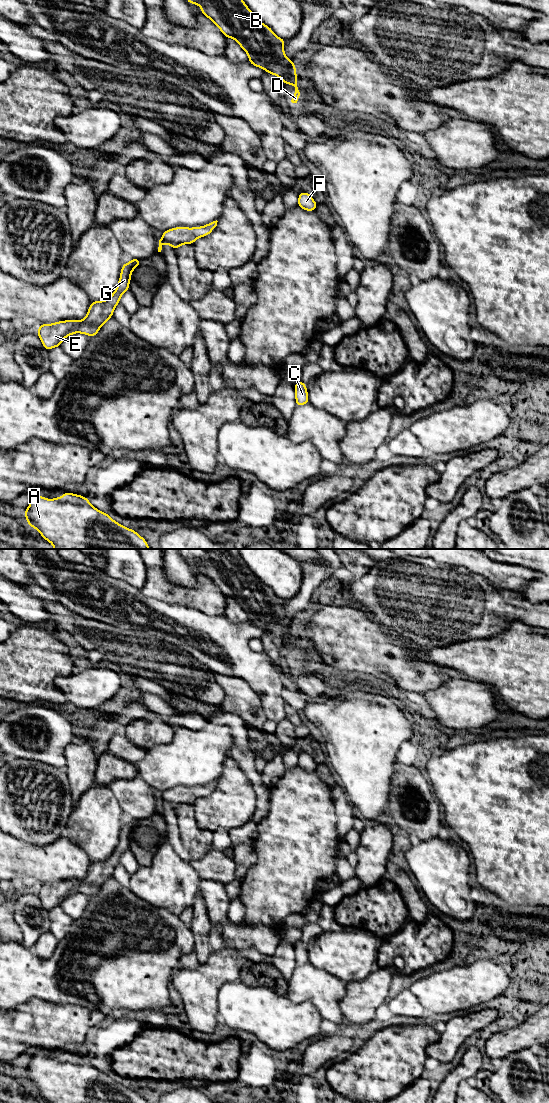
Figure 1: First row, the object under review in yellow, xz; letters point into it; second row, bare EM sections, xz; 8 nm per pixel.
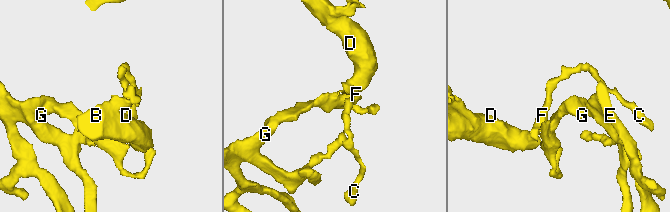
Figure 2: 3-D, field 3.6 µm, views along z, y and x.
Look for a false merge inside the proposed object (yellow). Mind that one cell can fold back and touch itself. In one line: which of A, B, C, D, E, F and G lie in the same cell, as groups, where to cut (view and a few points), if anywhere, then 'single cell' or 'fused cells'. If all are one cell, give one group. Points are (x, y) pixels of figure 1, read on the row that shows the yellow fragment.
A B C D E F G | no cut | single cell

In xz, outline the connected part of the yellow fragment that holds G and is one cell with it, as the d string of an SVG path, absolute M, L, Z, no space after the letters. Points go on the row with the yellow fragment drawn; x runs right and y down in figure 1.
M132 258L122 265L119 282L113 294L102 301L92 301L86 317L82 320L65 320L52 324L39 324L38 337L46 350L60 347L62 341L75 333L93 337L99 329L113 316L115 307L120 303L121 296L129 290L132 271L142 264L137 258Z

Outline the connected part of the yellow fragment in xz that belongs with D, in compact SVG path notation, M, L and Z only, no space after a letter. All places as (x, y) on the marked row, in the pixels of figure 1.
M186 0L201 7L225 37L234 39L247 53L249 62L268 74L279 77L283 84L295 87L292 103L303 95L297 87L294 61L285 56L285 40L276 36L247 7L243 0Z

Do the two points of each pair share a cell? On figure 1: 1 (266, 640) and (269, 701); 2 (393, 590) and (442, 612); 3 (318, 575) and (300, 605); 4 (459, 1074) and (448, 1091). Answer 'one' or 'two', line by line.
1: two
2: one
3: one
4: one

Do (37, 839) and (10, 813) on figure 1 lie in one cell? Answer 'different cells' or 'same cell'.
same cell

